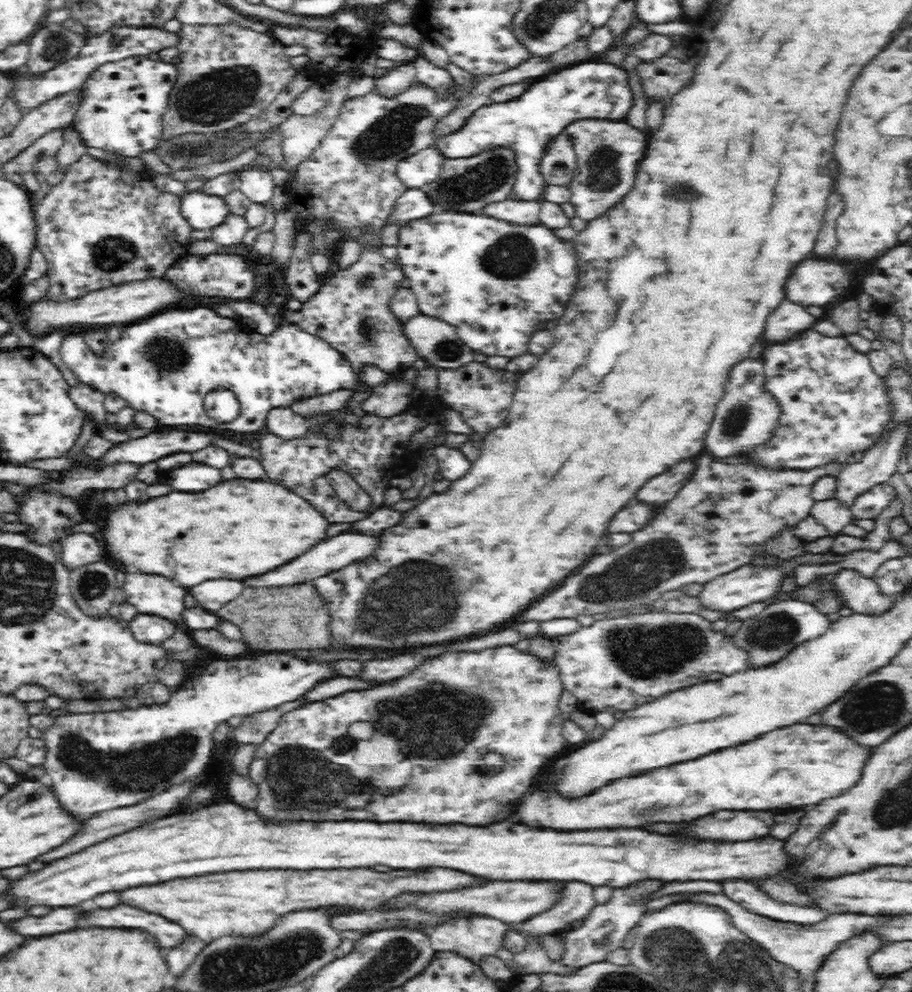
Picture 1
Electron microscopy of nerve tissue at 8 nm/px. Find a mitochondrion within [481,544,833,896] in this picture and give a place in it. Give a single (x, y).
(644, 652)

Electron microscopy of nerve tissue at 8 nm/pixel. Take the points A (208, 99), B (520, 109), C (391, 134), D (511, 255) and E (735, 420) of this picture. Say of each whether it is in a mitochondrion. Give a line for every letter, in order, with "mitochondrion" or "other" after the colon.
A: mitochondrion
B: other
C: mitochondrion
D: mitochondrion
E: mitochondrion

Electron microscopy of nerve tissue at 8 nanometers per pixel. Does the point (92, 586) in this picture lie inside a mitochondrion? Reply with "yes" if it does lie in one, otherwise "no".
yes

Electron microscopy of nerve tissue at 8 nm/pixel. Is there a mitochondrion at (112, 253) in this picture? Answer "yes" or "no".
yes

